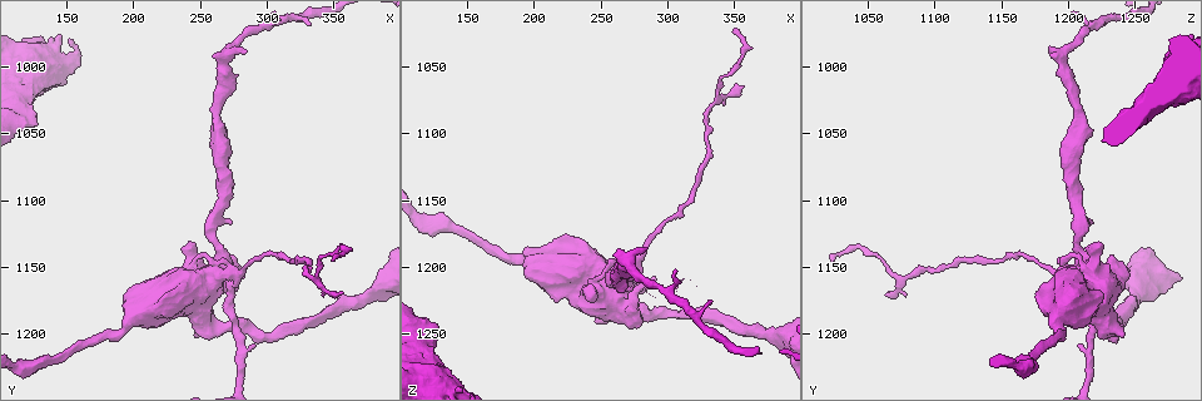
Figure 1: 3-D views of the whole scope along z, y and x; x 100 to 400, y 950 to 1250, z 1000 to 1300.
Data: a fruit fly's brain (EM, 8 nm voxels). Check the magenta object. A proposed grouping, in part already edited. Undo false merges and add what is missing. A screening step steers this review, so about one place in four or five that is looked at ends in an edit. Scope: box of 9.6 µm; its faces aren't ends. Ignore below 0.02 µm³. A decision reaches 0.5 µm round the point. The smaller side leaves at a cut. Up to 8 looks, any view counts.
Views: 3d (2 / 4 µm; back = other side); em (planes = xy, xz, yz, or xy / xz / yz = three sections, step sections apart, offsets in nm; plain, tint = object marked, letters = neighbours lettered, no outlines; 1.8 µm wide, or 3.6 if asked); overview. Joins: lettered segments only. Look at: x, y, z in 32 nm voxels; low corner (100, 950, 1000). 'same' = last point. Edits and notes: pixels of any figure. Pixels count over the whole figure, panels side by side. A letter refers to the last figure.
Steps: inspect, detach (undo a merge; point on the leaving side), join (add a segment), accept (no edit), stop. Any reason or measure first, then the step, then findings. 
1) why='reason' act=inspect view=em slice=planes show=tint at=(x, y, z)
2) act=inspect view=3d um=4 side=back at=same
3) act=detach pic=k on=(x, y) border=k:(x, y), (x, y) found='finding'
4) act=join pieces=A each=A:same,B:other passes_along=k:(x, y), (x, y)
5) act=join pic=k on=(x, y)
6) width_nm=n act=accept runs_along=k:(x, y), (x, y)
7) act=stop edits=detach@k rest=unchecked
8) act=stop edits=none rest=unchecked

why='an open end' act=inspect view=3d um=4 at=(128, 1044, 1242)

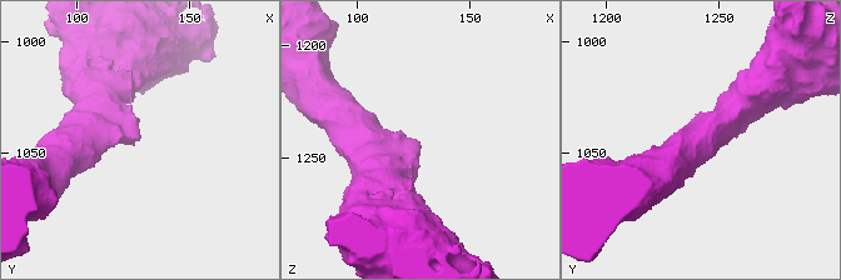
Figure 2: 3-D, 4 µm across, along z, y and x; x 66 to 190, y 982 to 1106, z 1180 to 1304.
act=inspect view=em slice=planes show=tint at=(125, 1045, 1241)

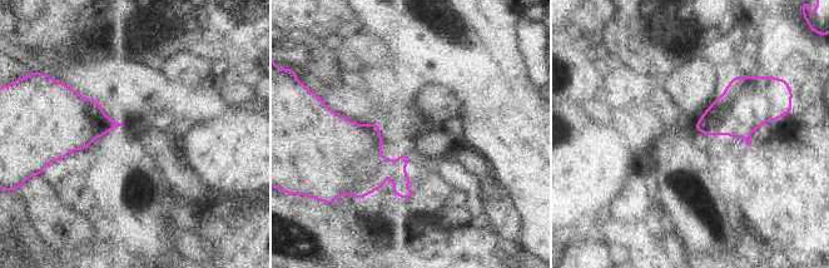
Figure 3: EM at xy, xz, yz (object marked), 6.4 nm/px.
act=inspect view=em slice=planes show=letters at=same

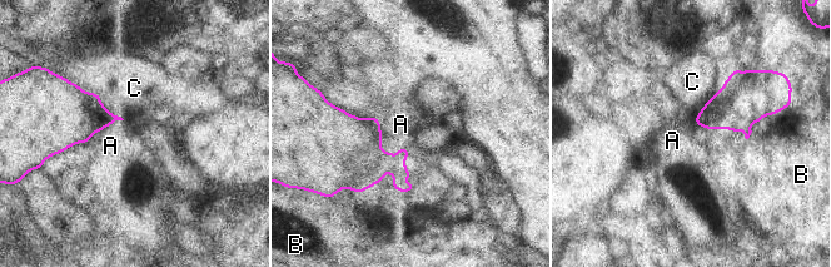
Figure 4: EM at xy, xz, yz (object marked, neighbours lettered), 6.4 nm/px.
act=join pieces=A each=A:same,B:other,C:other passes_along=4:(352, 152), (391, 153), (401, 124) found='the neuron continues'

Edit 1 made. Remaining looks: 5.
act=inspect view=3d um=4 at=(138, 1220, 1168)

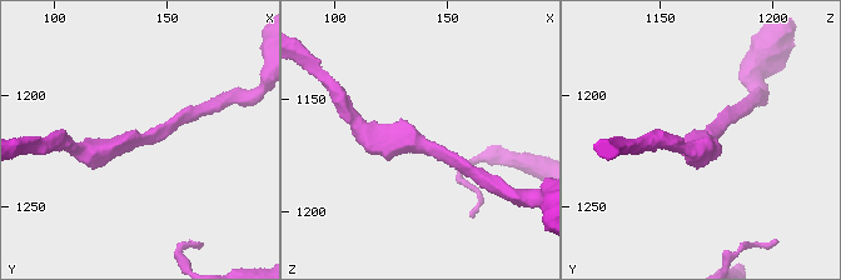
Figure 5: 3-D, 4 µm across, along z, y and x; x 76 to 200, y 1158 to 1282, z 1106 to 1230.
arm_widths_nm=170,340 why='shape alone is not enough' act=inspect view=em slice=planes show=letters at=(135, 1219, 1168)

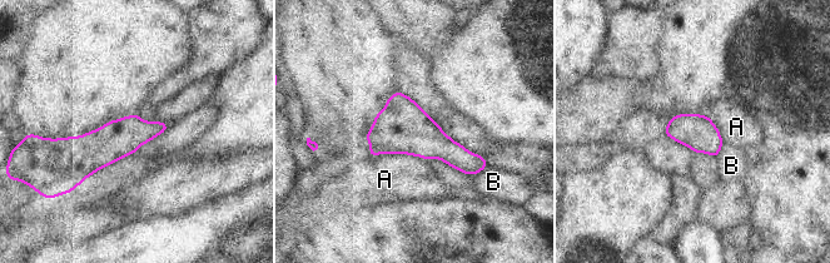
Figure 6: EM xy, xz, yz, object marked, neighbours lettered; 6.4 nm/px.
width_nm=220 act=accept each=A:other,B:other found='all the same neuron'

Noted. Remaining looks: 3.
act=stop edits=join@4 rest=unchecked

